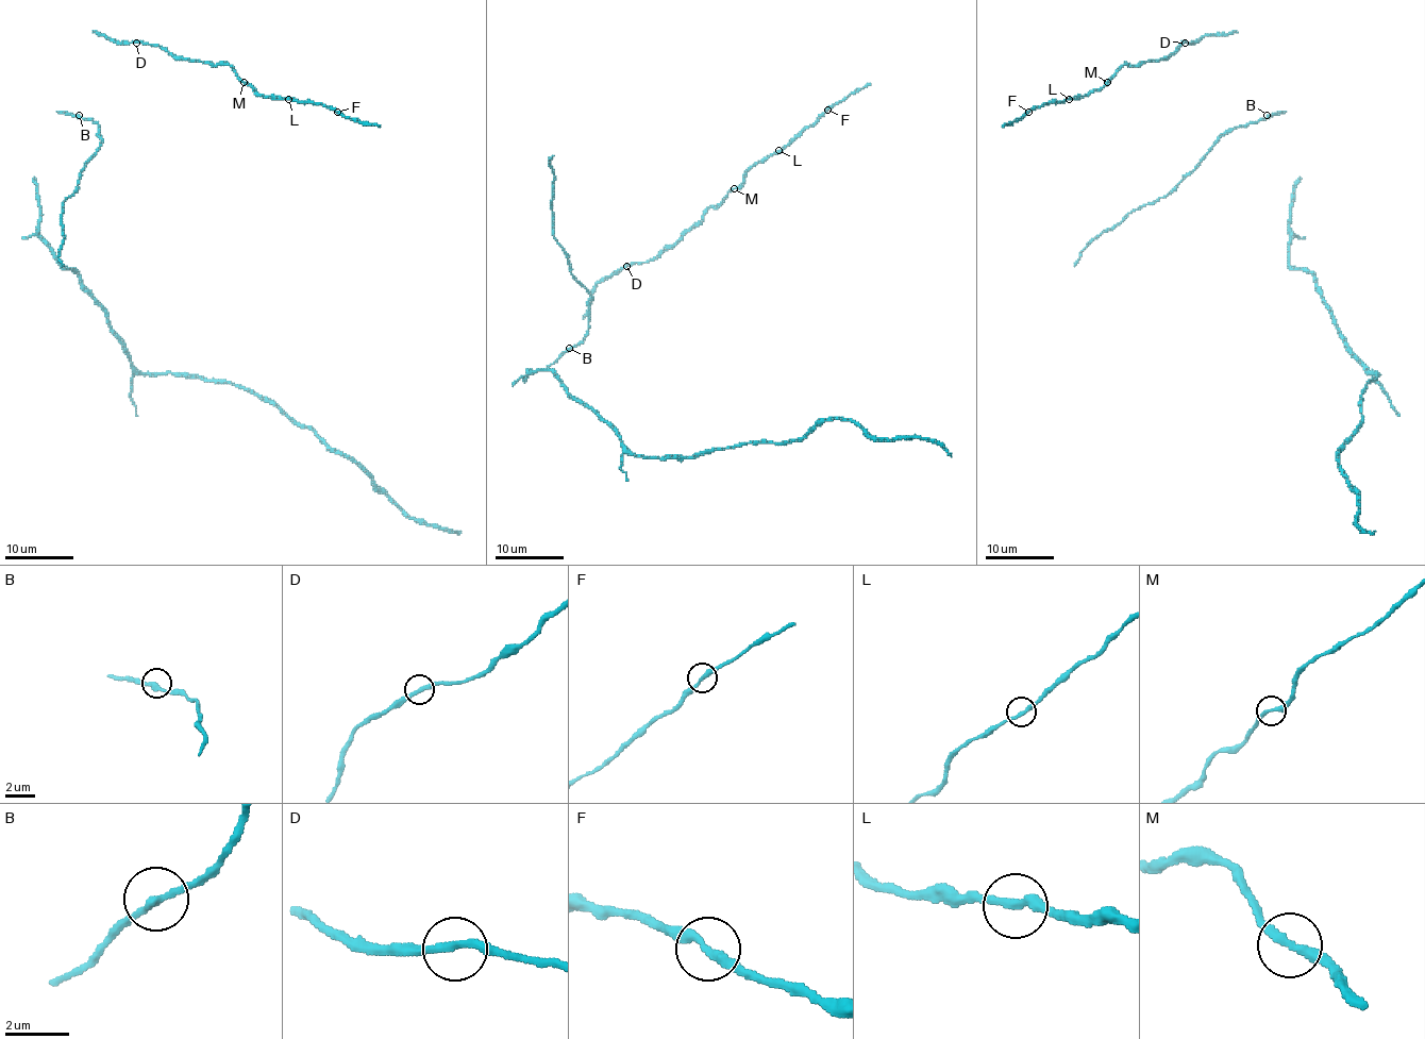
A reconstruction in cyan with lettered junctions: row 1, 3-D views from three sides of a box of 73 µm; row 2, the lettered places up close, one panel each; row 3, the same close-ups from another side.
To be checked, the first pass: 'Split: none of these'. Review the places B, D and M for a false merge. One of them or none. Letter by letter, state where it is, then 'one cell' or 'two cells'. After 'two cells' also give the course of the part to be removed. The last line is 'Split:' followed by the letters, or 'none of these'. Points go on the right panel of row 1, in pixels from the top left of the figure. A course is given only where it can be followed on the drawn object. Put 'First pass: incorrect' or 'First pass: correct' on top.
First pass: correct
B: (1267, 115) | one cell
D: (1185, 43) | one cell
M: (1107, 82) | one cell
Split: none of these

